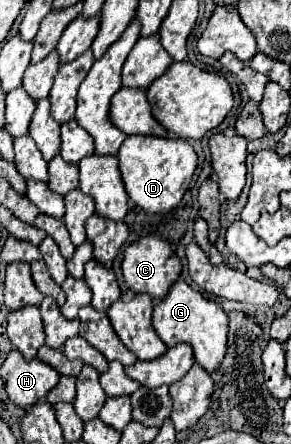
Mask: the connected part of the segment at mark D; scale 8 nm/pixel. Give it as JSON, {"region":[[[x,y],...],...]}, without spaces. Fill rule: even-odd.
{"region":[[[130,135],[118,151],[120,173],[126,185],[130,199],[142,207],[146,213],[168,213],[184,197],[190,179],[196,171],[196,151],[184,139],[166,139],[166,137],[146,137]]]}

